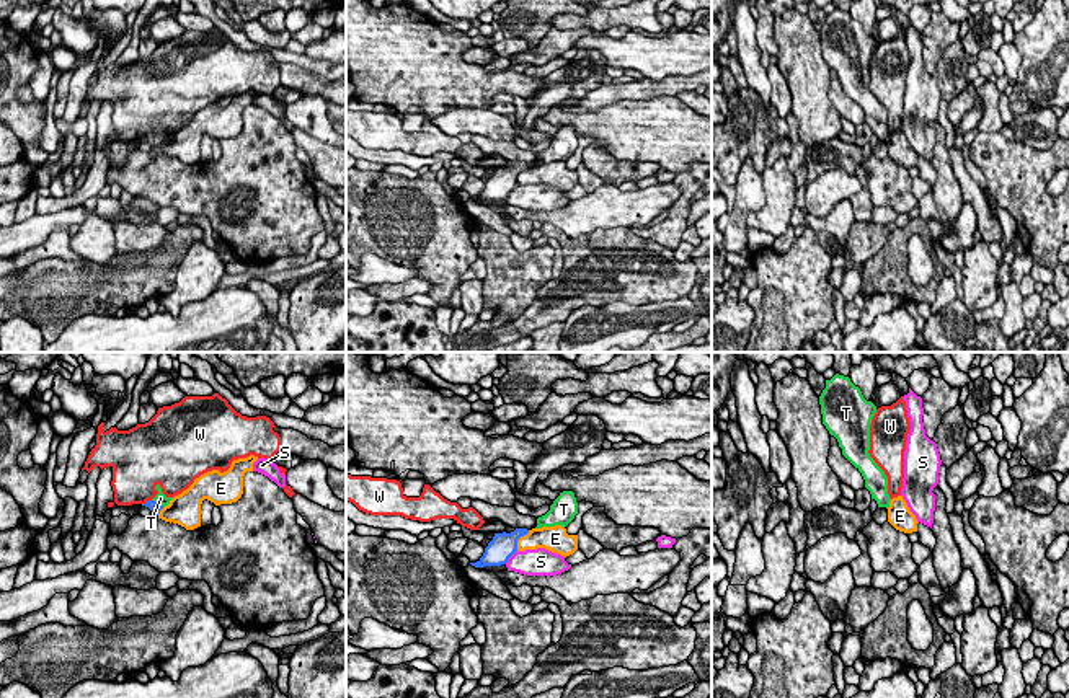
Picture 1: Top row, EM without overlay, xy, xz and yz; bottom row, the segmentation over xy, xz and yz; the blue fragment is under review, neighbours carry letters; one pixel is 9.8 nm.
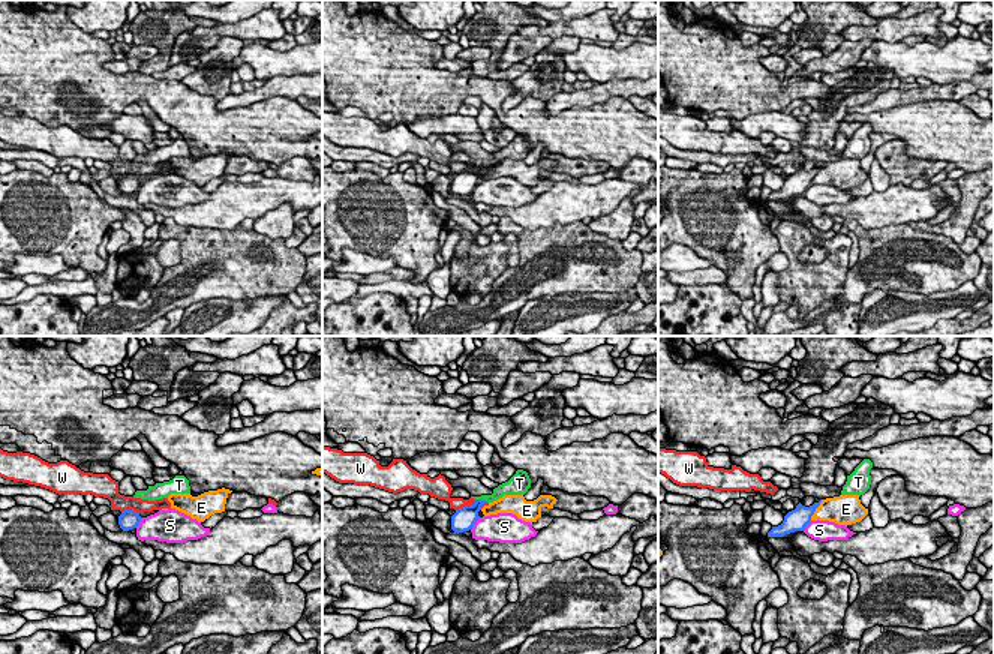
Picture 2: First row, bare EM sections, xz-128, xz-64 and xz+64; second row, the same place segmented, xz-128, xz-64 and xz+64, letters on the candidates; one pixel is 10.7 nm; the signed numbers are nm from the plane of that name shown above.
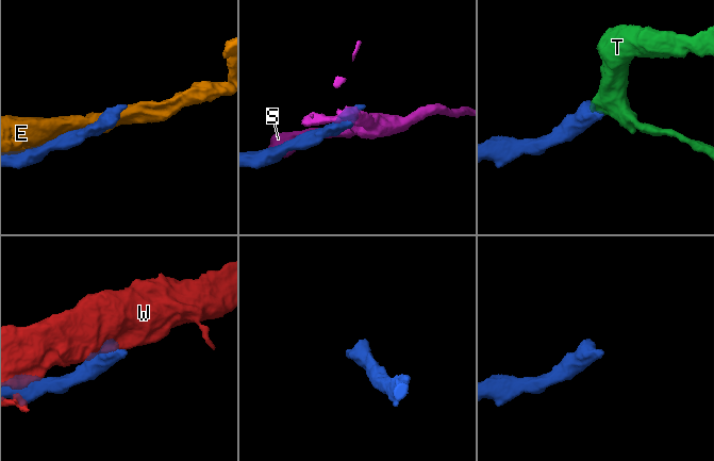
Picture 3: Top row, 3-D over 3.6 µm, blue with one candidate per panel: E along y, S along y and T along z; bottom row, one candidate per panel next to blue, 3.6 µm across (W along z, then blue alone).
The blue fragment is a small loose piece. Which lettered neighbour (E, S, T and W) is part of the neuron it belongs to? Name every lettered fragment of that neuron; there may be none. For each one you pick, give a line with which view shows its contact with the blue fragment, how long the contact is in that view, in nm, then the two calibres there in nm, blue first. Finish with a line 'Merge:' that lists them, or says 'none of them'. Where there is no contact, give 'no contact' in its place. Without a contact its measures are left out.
T: xy | 140 nm | 120/100 nm
Merge: T

